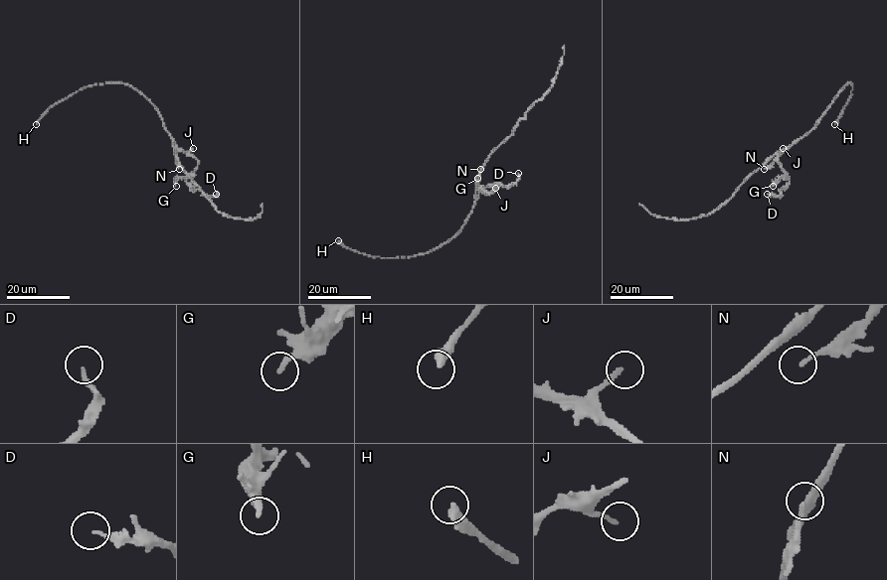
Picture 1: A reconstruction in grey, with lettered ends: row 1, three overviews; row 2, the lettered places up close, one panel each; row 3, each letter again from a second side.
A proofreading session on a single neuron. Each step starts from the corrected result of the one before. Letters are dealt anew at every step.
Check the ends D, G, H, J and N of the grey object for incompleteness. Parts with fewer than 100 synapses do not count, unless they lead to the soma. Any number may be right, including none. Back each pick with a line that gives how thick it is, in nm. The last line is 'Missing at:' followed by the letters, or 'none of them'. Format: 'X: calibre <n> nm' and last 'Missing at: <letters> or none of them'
H: calibre 360 nm
Missing at: H

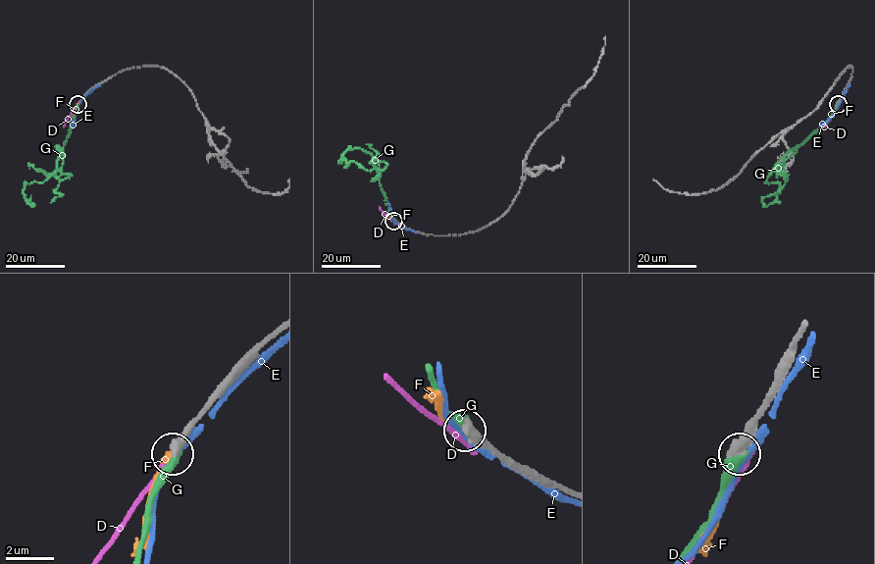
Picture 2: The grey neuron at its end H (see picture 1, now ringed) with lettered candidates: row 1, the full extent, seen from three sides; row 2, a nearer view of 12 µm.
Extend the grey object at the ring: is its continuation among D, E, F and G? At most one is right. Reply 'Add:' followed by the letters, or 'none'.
Add: F

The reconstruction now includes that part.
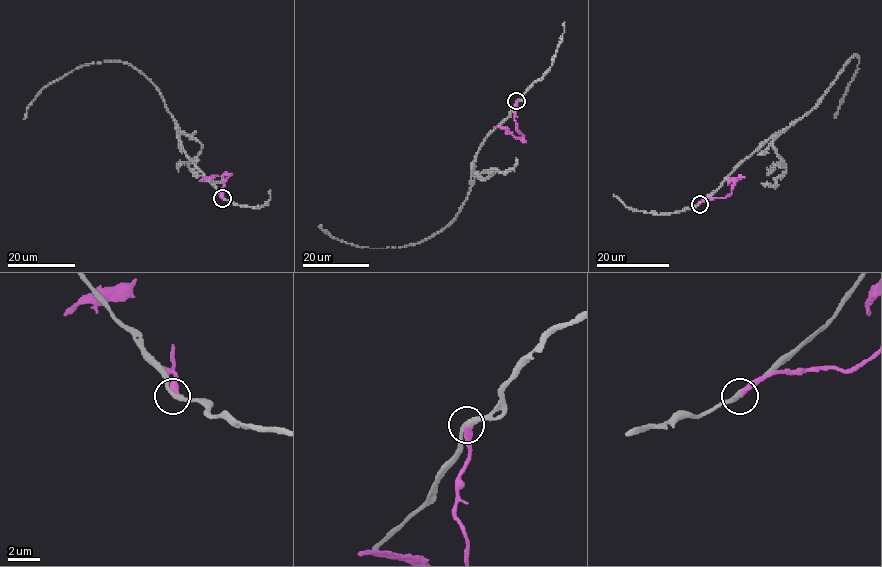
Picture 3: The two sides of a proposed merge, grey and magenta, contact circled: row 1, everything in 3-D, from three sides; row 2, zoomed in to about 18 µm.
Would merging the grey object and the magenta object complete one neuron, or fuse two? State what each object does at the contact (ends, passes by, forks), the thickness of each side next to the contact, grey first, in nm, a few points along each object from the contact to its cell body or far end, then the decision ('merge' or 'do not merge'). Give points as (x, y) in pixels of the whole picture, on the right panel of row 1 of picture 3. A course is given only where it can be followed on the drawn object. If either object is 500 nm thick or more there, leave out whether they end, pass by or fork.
grey passes by; magenta ends; calibres 280 and 360 nm; course grey (699, 204), (764, 143), (807, 113), (851, 58), (857, 55), (856, 72), (834, 117); course magenta (699, 204), (708, 198), (726, 197), (740, 178), (732, 179), (727, 185); merge

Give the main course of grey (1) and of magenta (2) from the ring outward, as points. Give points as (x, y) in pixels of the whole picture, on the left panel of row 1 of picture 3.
1: (222, 198), (179, 142), (176, 123), (155, 86), (128, 64), (98, 61), (74, 68), (48, 83), (24, 118)
2: (222, 198), (220, 192), (229, 175), (213, 176), (200, 181)

